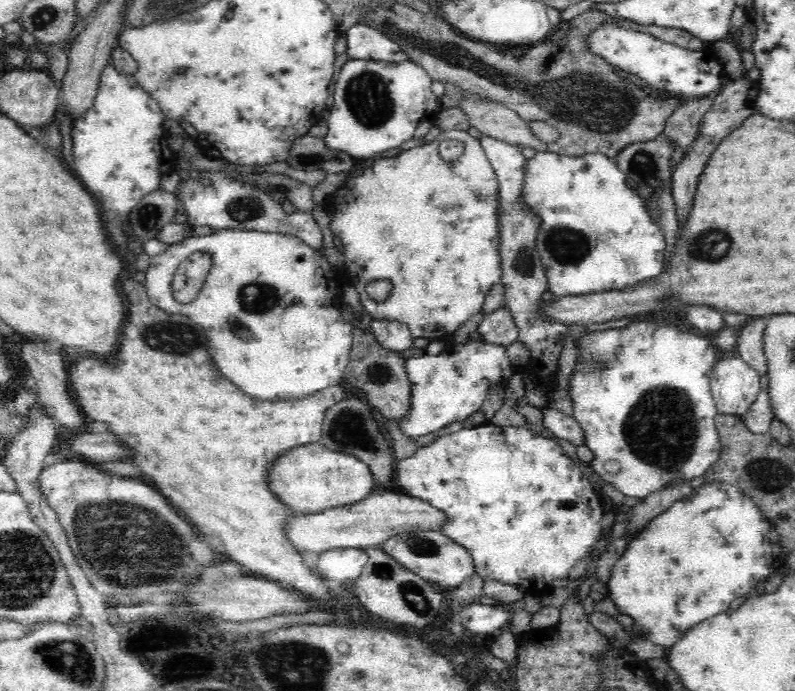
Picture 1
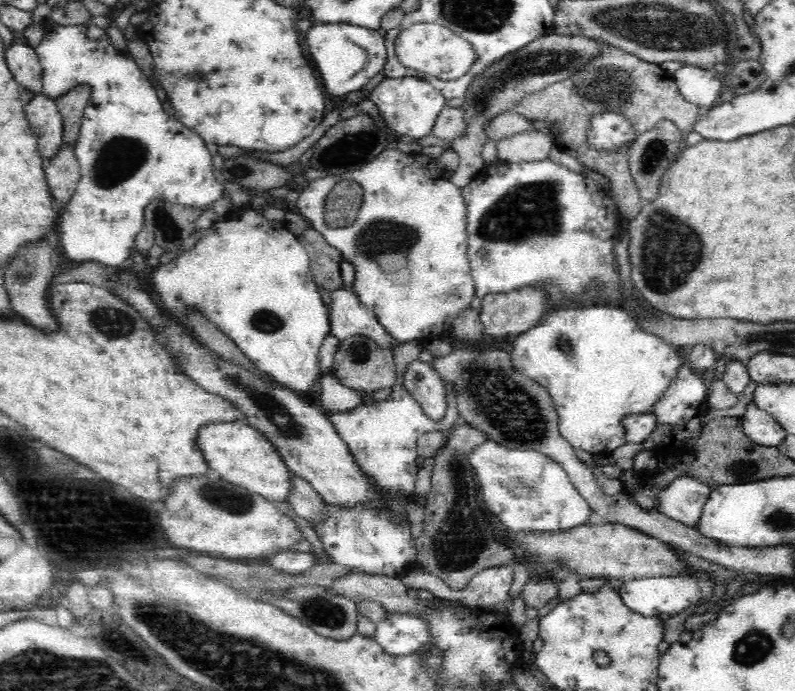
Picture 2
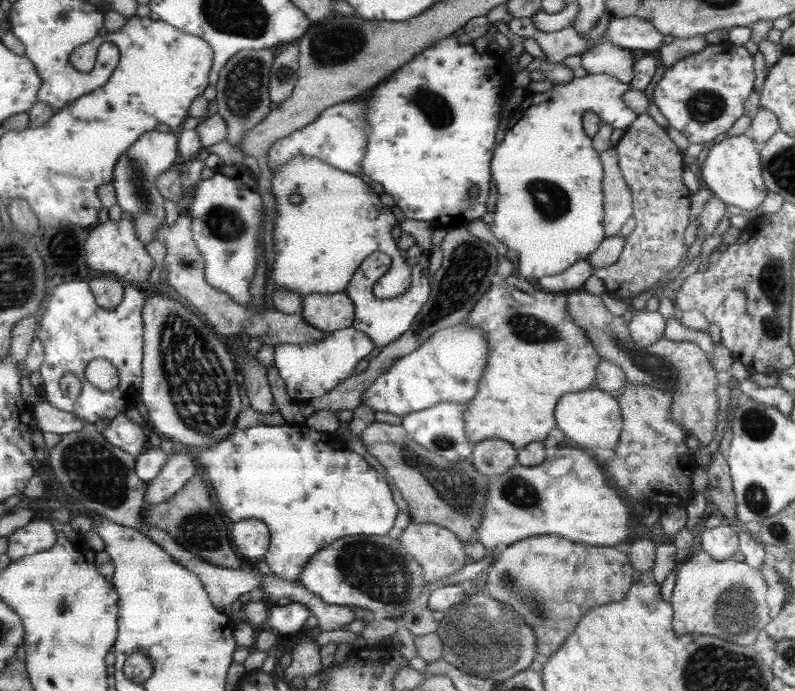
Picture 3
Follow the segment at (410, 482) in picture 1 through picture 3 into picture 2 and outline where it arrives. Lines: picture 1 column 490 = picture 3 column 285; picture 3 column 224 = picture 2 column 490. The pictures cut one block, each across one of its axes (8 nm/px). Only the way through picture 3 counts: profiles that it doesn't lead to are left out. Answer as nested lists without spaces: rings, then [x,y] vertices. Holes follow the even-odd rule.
[[[488,439],[467,458],[488,516],[497,516],[510,531],[553,531],[574,528],[590,520],[593,511],[560,463],[535,450],[512,450]]]

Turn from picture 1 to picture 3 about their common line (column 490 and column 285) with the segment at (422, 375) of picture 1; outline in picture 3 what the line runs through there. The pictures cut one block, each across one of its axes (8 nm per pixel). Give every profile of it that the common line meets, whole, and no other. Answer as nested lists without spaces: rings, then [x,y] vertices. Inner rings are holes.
[[[349,327],[328,333],[322,342],[275,345],[275,366],[284,379],[288,396],[298,402],[310,402],[313,398],[324,396],[339,382],[352,376],[358,362],[370,356],[375,347],[366,334]]]

